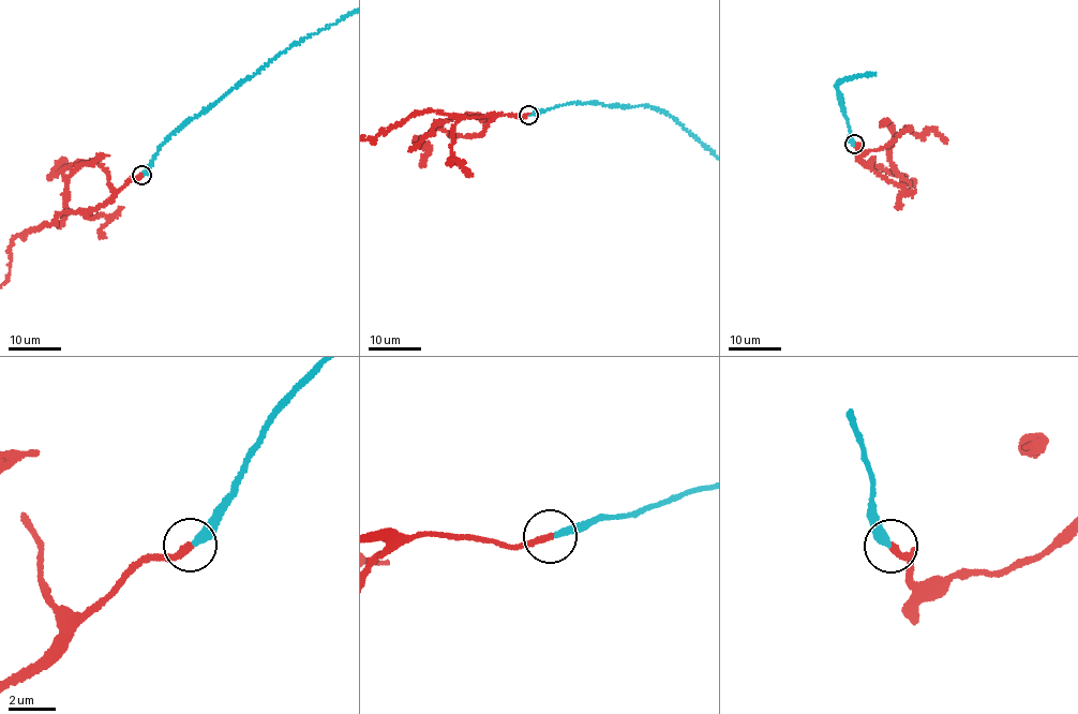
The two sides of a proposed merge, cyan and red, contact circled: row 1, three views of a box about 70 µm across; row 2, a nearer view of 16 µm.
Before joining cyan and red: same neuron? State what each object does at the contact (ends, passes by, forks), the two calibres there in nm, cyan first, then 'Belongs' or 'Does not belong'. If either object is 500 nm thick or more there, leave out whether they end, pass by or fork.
At the ring cyan ends. At the ring red ends. Thickness 320 nm (cyan) against 280 nm. Belongs

